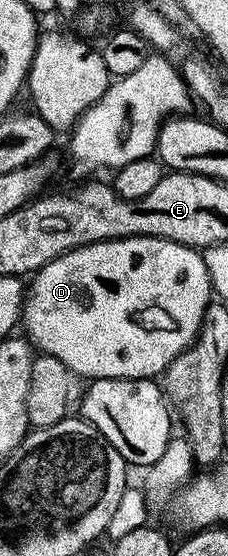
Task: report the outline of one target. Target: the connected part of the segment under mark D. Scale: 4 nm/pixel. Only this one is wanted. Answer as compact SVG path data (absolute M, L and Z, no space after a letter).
M117 238L69 250L64 256L44 264L44 268L40 268L38 273L29 279L26 296L22 303L20 326L21 329L26 329L24 334L31 347L37 348L48 356L56 356L56 360L60 360L60 364L68 367L71 375L78 377L79 374L80 377L86 378L85 380L95 378L148 378L154 380L165 375L166 369L172 362L194 343L206 307L210 305L211 301L212 287L206 260L195 247L185 246L179 242L170 242L166 238Z

